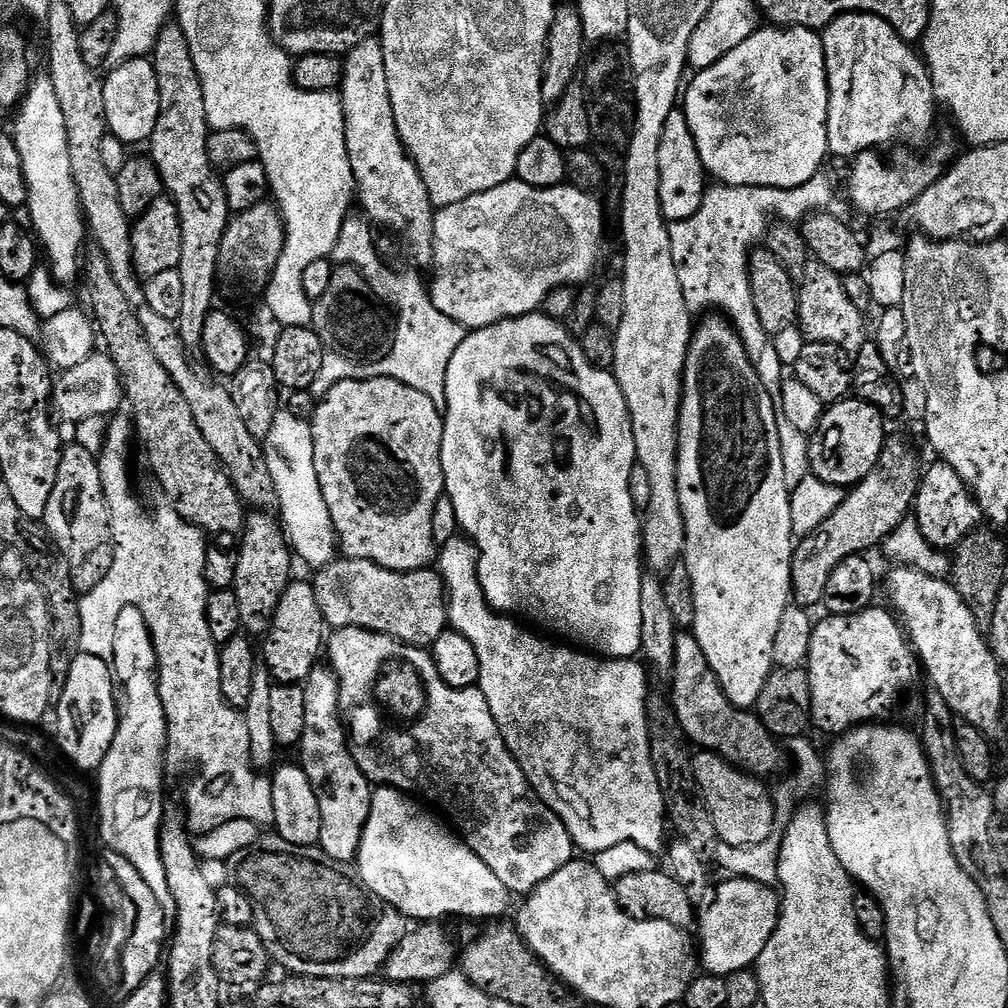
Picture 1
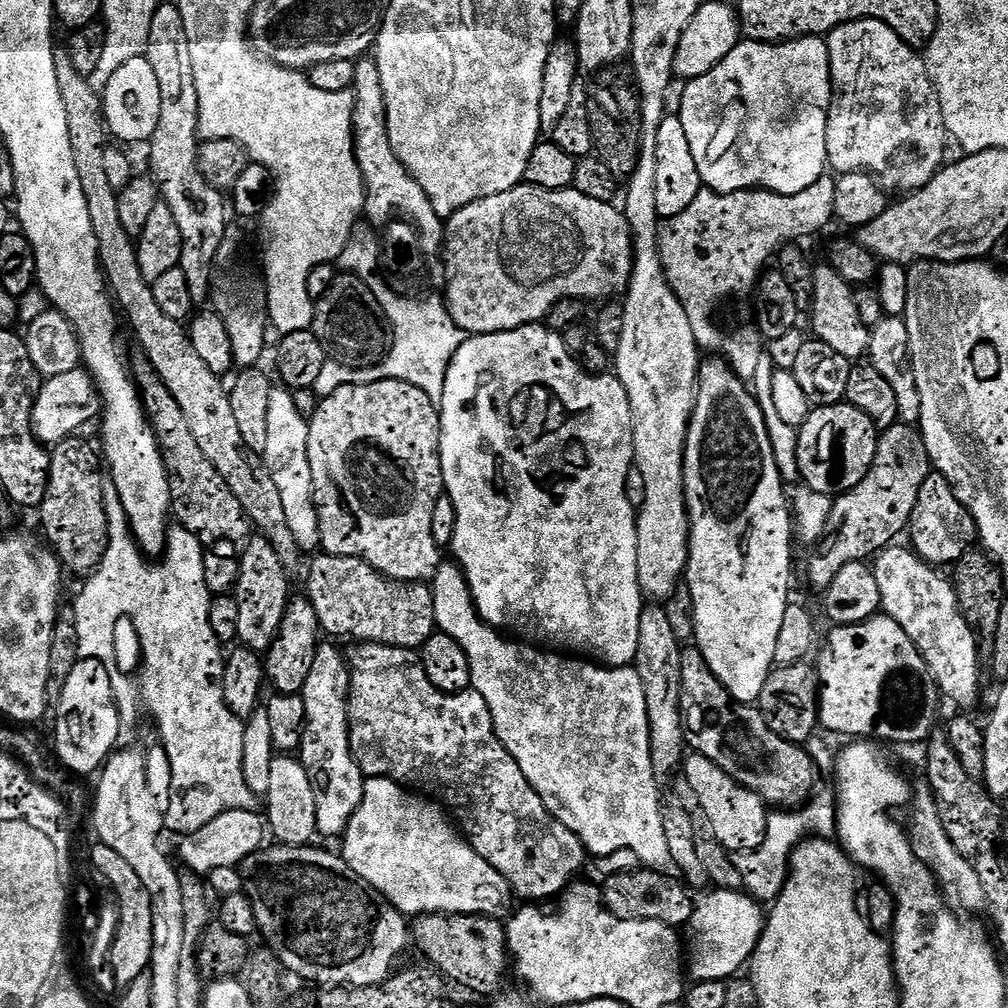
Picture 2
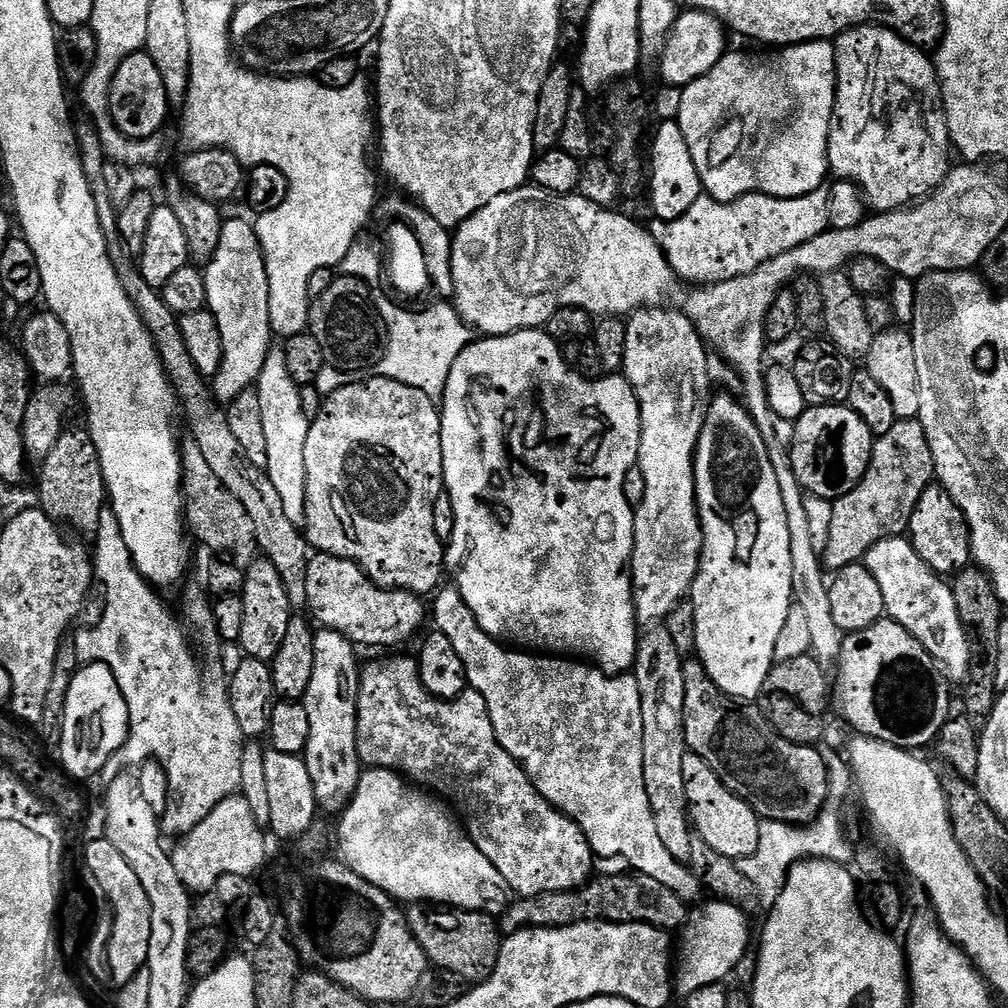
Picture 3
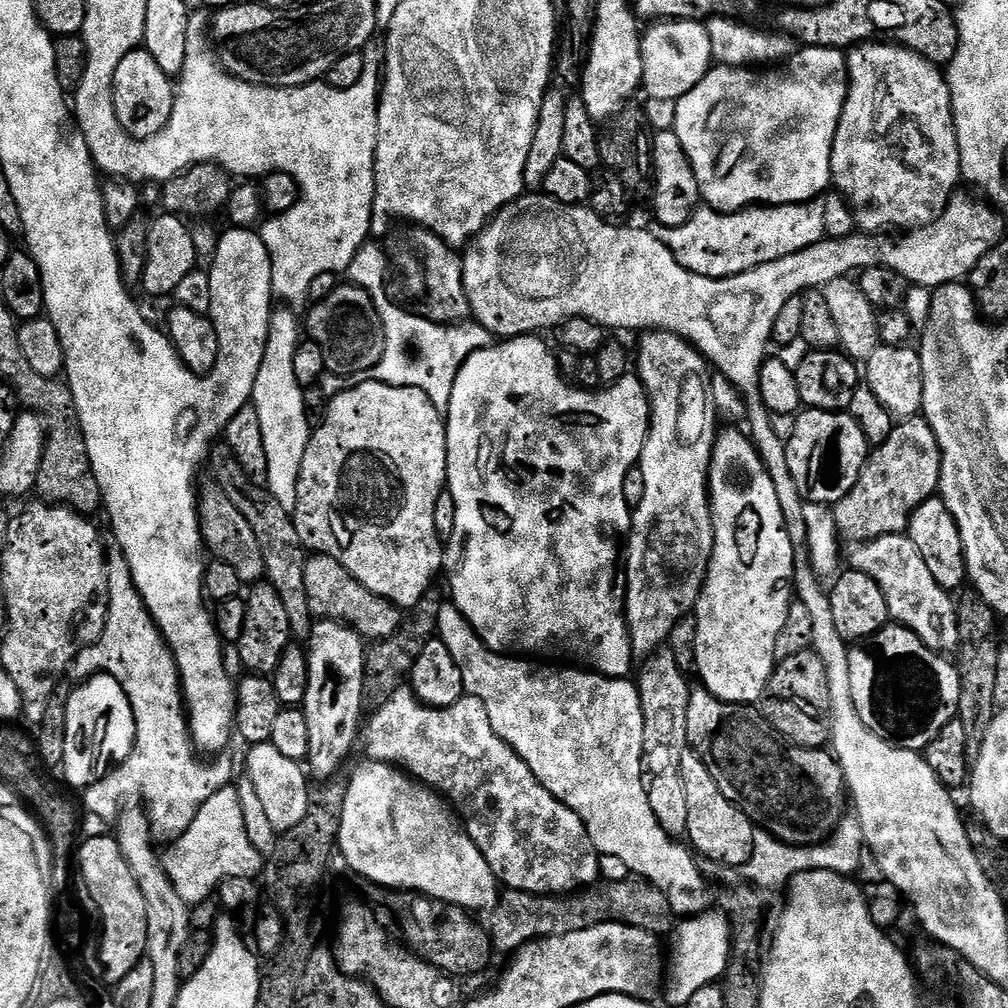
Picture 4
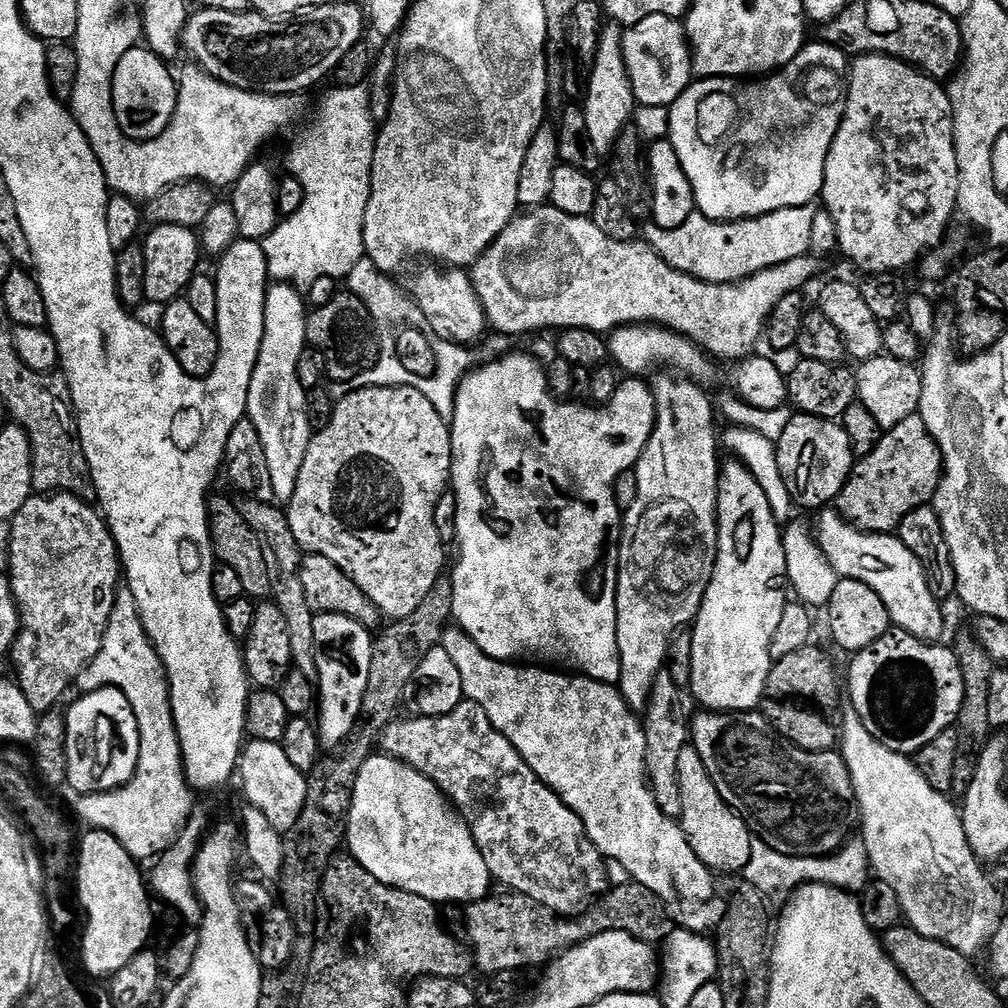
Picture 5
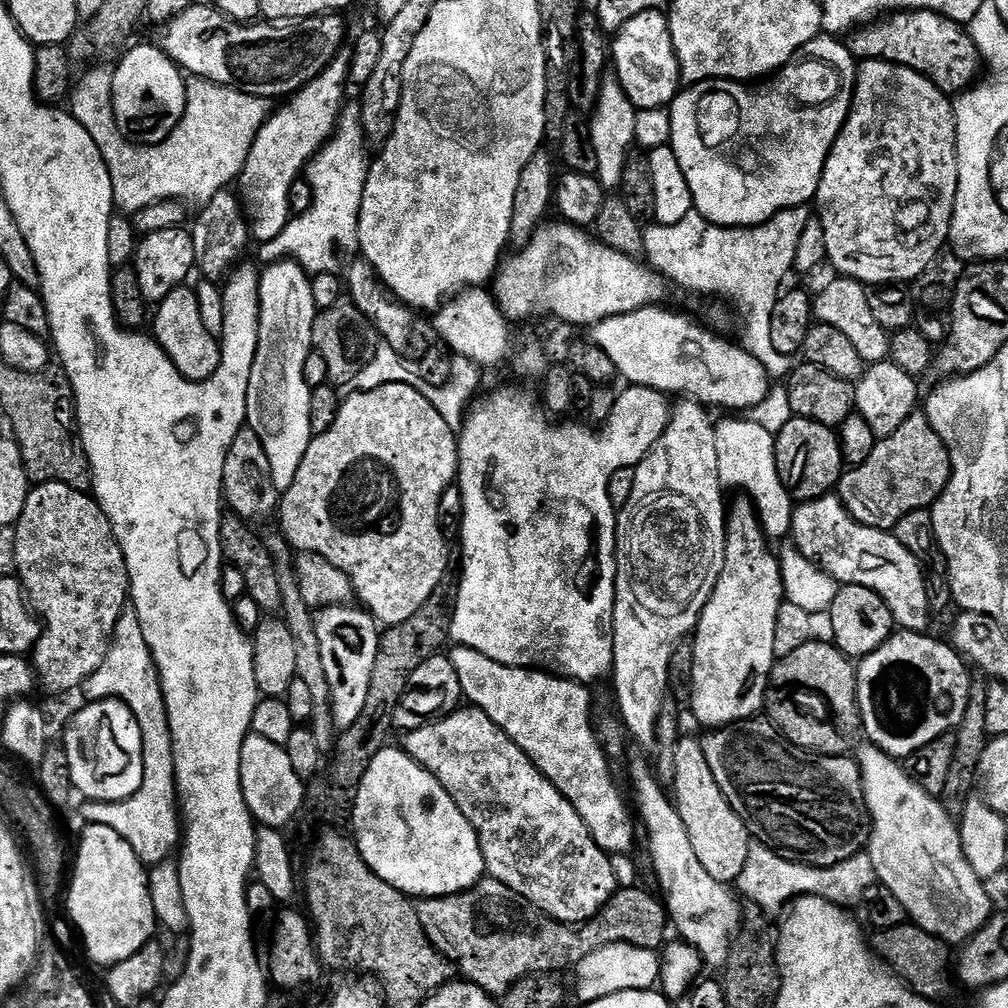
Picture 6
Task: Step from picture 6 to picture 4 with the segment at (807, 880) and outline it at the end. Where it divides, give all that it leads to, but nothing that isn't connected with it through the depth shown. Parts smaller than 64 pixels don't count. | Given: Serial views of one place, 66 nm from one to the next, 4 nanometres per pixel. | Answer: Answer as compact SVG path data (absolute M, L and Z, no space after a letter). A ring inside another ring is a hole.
M855 816L843 821L828 841L816 845L788 845L769 832L757 831L755 850L753 852L752 873L753 883L761 889L785 887L795 879L798 873L814 872L818 869L836 872L840 875L854 876L866 856L865 835L862 833L862 824Z

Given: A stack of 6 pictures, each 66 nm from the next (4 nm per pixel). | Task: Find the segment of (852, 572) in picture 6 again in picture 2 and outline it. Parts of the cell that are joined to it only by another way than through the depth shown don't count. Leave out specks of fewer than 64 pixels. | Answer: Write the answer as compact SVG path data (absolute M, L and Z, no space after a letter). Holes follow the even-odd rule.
M889 546L879 553L874 560L874 571L878 582L881 609L906 630L906 634L918 646L922 658L930 666L936 685L940 687L940 695L945 701L953 700L957 709L972 710L980 700L980 667L982 661L976 651L974 634L970 626L966 626L966 618L962 618L960 607L956 601L956 591L947 579L939 576L933 565L925 564L911 547L896 548Z

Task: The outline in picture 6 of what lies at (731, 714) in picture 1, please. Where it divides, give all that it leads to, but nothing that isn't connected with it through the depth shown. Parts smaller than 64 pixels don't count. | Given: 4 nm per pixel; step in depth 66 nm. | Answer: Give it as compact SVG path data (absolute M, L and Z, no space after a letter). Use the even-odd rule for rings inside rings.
M767 718L739 720L737 724L725 724L723 728L703 734L700 745L706 754L706 762L710 762L710 770L722 794L726 794L726 802L730 802L743 818L753 841L779 850L790 861L816 868L838 866L867 849L868 839L872 836L870 817L860 766L851 755L817 756L807 752L785 740Z

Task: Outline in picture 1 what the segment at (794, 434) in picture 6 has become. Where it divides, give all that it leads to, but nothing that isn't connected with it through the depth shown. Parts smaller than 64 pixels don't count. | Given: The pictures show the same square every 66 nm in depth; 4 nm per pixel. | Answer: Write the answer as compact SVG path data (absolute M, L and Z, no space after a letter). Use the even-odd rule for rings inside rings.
M859 398L837 400L825 407L820 424L808 441L811 475L843 490L859 484L866 474L870 474L870 470L874 470L884 449L884 420L885 413Z

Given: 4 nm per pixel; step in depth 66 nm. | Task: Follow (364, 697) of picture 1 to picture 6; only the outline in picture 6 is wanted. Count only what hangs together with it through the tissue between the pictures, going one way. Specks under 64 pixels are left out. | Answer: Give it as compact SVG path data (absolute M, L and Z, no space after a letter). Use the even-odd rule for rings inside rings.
M471 706L461 707L459 710L451 712L448 716L434 720L432 723L422 726L418 730L407 733L403 739L404 744L402 743L402 750L406 755L414 758L414 762L421 764L427 772L434 774L434 778L438 778L438 782L442 782L446 794L450 794L450 798L454 798L458 810L462 810L462 814L466 814L470 826L474 826L474 830L478 834L480 849L484 855L484 867L491 879L510 886L510 890L514 890L522 898L526 898L531 902L535 908L542 909L547 916L552 916L562 924L571 924L573 926L585 924L587 920L593 920L608 905L610 898L618 891L614 869L611 866L611 855L594 842L594 838L590 834L586 822L582 822L578 810L574 810L571 802L536 769L525 752L481 708Z

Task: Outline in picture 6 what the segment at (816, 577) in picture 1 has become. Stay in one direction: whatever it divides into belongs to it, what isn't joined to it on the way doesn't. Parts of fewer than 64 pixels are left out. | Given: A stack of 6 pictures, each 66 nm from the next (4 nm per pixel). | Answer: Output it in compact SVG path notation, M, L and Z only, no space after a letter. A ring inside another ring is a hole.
M917 410L894 434L877 439L866 462L849 467L840 477L838 495L846 510L867 528L892 532L914 510L931 509L952 477L948 448L927 415Z

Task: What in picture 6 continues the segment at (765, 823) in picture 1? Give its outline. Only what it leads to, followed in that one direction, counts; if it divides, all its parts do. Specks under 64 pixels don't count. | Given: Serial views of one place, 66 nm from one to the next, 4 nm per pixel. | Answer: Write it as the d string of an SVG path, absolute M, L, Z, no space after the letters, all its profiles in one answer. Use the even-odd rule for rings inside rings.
M684 734L677 740L674 746L674 778L670 788L676 791L674 803L682 818L682 826L686 826L686 834L690 834L690 846L694 846L698 862L702 862L710 878L719 884L735 885L746 866L750 843L748 827L734 806L726 802L726 794L722 794L718 781L714 779L699 739L691 740L688 734Z

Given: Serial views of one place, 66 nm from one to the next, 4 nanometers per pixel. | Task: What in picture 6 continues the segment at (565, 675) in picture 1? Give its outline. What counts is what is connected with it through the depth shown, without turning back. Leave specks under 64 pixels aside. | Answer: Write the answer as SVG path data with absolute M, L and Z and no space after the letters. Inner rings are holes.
M459 646L451 650L453 652L450 652L450 659L454 670L458 670L458 682L462 682L464 700L471 707L481 708L525 752L536 769L571 802L600 848L609 854L631 853L632 820L628 817L628 808L624 805L615 782L612 781L612 772L608 769L609 757L605 756L596 737L596 729L592 727L594 707L592 708L592 696L588 693L591 691L579 680L553 676L543 670L511 668L502 662L486 658L486 654L478 650ZM636 760L632 764L632 784L636 787L636 804L648 831L648 852L652 855L652 868L660 883L662 903L668 910L673 929L694 948L708 969L721 969L728 960L733 938L741 931L740 904L732 897L731 887L719 884L698 862L694 846L690 846L690 834L682 826L675 803L663 796L660 782L653 776L649 763Z

